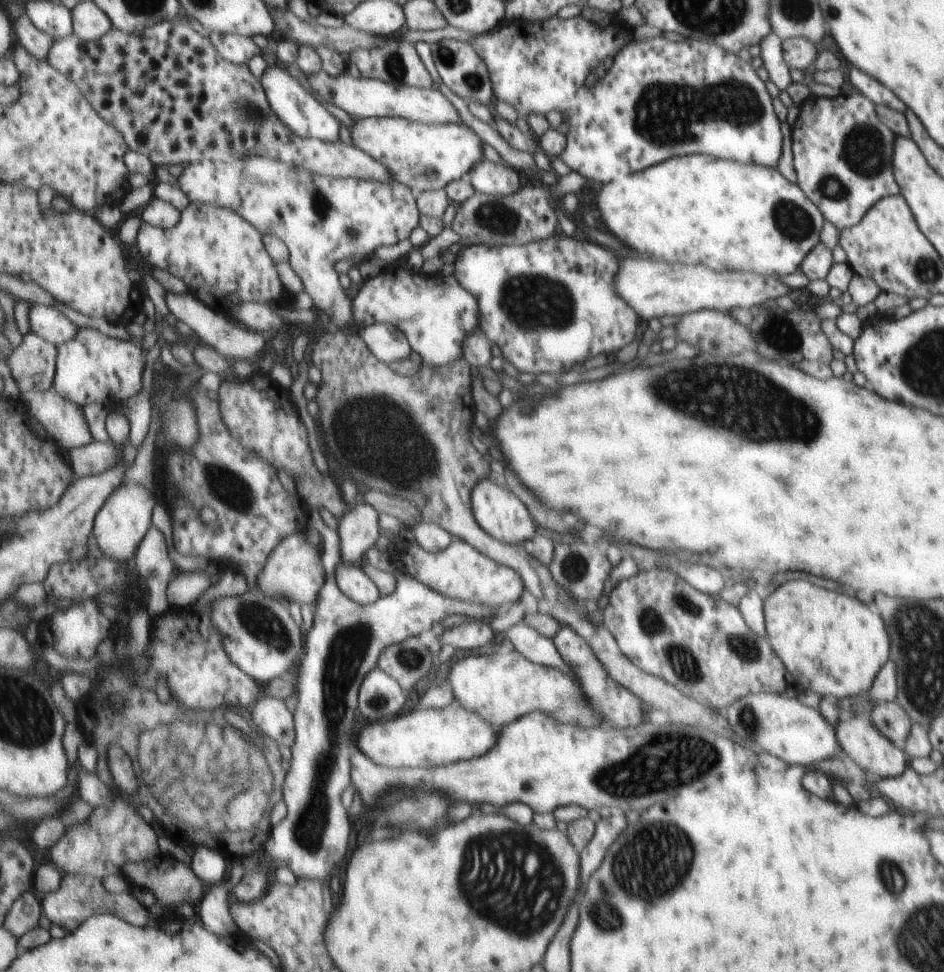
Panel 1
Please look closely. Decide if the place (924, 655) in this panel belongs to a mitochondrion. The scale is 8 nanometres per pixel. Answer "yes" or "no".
yes

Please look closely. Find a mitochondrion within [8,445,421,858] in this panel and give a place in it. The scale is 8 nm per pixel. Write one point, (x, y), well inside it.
(243, 778)

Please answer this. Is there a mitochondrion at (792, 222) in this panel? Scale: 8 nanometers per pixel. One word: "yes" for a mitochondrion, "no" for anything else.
yes

